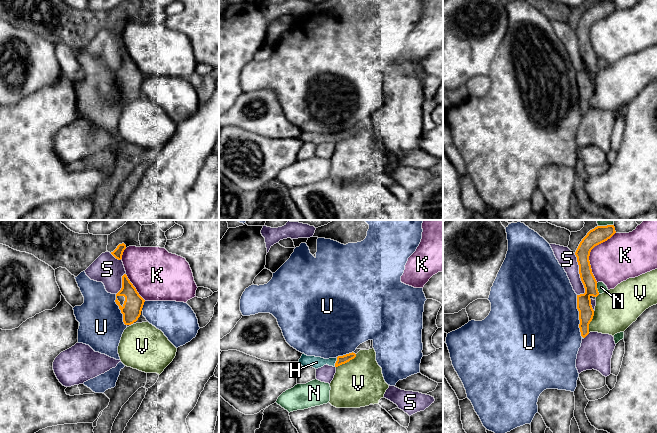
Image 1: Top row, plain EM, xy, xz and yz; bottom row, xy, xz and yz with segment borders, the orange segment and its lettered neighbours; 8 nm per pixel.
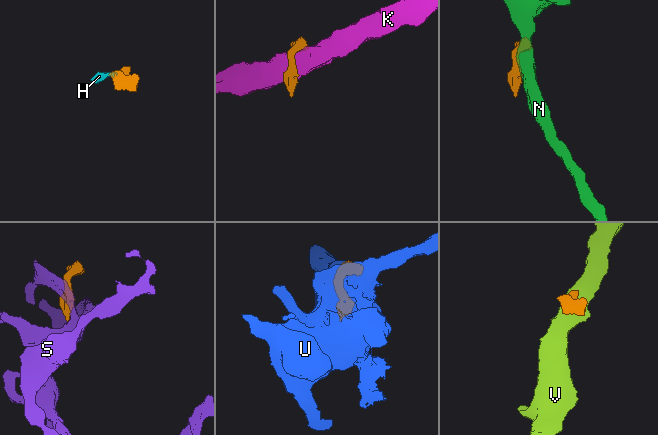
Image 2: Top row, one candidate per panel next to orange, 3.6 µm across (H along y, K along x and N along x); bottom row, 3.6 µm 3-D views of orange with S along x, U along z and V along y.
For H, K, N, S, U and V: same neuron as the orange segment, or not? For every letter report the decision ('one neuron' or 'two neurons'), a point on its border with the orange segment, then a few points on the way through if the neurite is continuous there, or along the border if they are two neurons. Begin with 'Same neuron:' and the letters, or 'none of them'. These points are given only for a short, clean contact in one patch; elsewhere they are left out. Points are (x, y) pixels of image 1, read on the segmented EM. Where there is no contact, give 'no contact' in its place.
Same neuron: H
H: one neuron; contact xz (336, 362); way xz (346, 358), (336, 362), (316, 362)
K: two neurons; contact yz (589, 254)
N: two neurons; contact yz (596, 288)
S: two neurons; contact yz (580, 275)
U: two neurons; contact yz (579, 316)
V: two neurons; contact xz (346, 362); border xz (356, 354), (353, 358), (336, 367)

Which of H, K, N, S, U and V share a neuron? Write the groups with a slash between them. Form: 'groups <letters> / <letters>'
groups H / K / N / S / U / V

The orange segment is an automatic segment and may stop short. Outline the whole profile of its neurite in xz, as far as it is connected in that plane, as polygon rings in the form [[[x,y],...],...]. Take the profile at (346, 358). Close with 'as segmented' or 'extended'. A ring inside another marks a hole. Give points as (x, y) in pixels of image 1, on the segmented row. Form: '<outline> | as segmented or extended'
[[[353,352],[343,355],[343,356],[338,356],[336,358],[329,358],[329,359],[324,359],[324,358],[315,357],[315,356],[307,356],[303,353],[298,362],[303,367],[311,366],[315,369],[318,369],[318,368],[323,367],[326,364],[329,366],[338,367],[342,364],[349,362],[350,360],[354,359],[355,357],[356,357],[356,354]]] | extended

